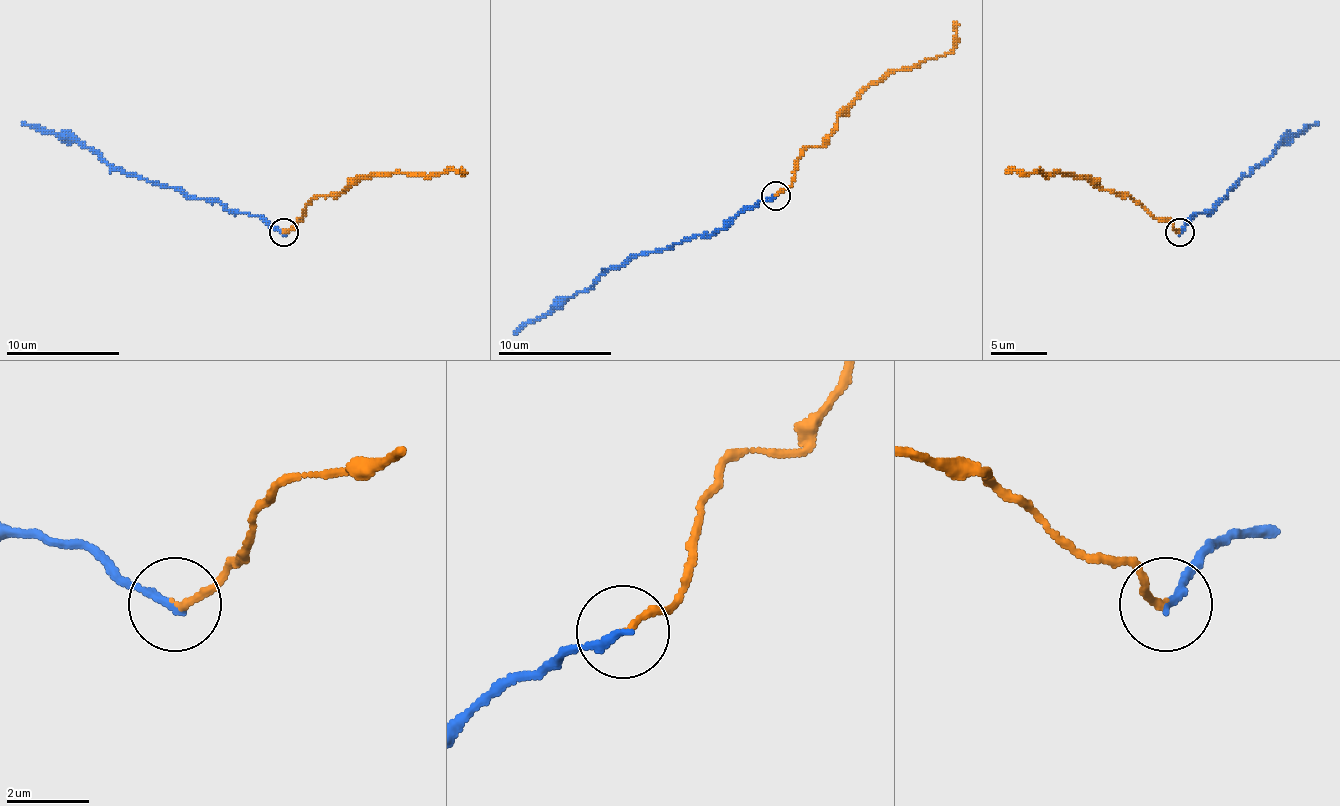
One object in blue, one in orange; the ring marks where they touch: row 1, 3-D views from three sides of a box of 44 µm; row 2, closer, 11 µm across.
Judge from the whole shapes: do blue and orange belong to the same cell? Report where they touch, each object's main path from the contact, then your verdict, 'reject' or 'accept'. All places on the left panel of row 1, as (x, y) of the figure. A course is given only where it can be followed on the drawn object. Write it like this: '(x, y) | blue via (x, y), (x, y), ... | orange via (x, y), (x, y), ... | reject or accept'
(284, 232) | blue via (283, 232), (257, 215), (232, 213), (218, 201), (192, 198), (172, 187), (121, 173), (98, 153), (22, 122) | orange via (283, 232), (300, 221), (303, 210), (317, 196), (331, 196), (362, 179), (462, 170) | reject

